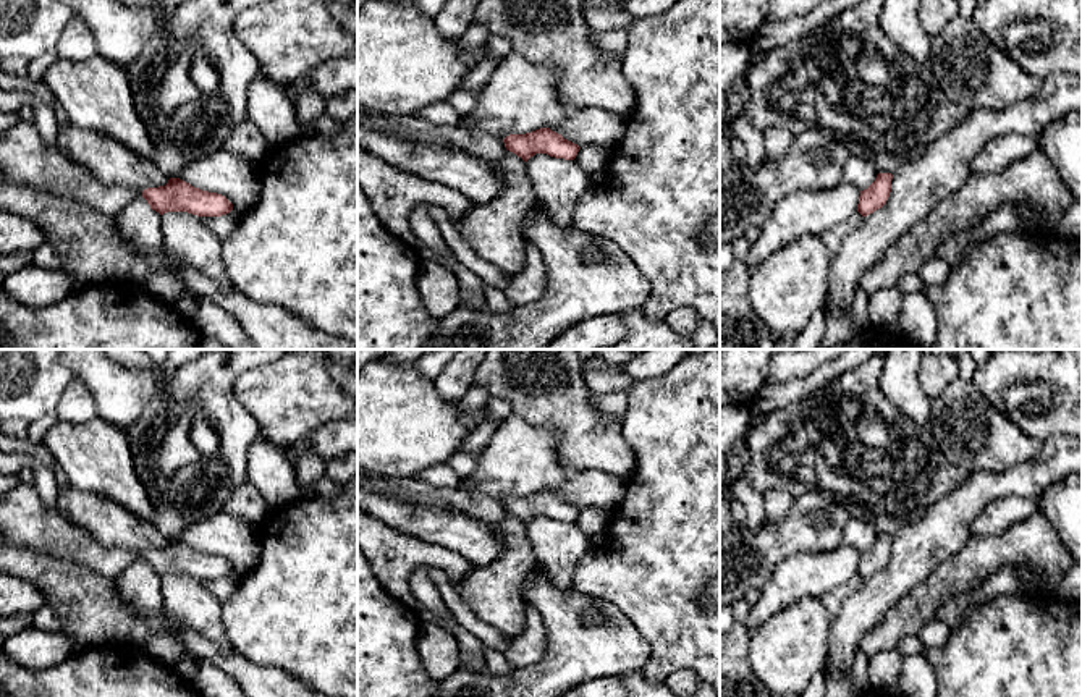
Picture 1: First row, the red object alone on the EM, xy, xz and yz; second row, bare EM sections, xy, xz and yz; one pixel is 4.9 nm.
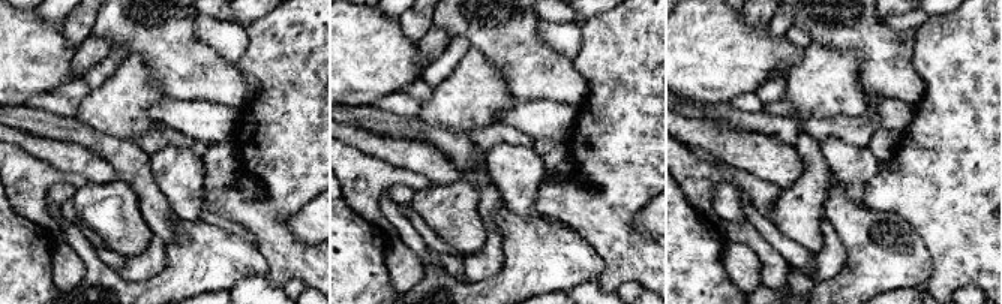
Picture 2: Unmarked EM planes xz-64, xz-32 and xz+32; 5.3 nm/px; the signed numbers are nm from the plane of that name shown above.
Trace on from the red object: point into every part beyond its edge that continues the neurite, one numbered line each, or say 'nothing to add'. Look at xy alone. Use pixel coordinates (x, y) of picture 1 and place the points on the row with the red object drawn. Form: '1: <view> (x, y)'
nothing to add

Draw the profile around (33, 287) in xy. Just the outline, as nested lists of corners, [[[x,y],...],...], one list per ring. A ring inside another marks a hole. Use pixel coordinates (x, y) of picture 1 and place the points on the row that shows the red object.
[[[31,262],[6,275],[2,289],[27,309],[37,310],[66,298],[74,285],[63,272]]]

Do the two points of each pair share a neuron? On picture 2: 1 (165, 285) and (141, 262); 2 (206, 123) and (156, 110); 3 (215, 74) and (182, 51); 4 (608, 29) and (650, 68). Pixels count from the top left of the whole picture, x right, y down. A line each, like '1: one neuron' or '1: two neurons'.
1: two neurons
2: one neuron
3: one neuron
4: one neuron

